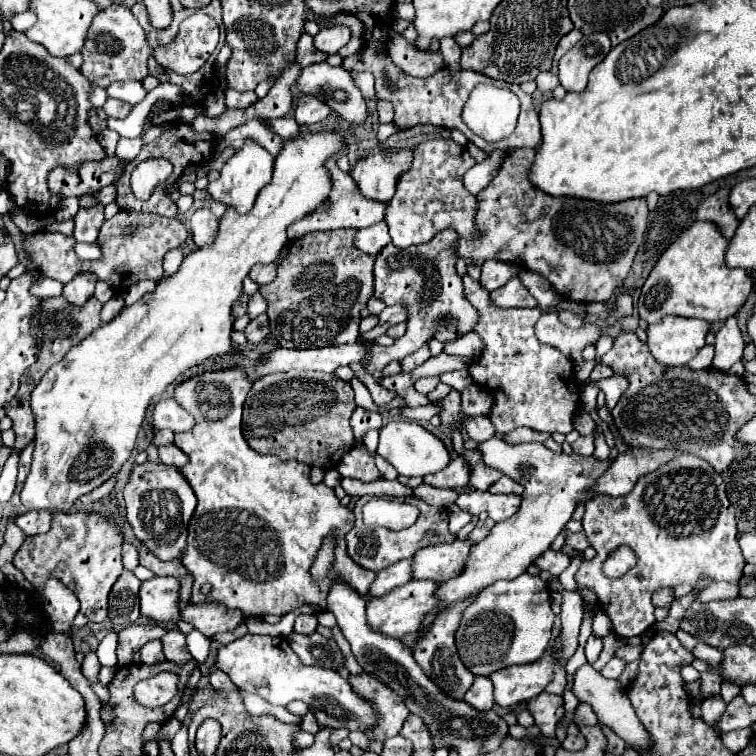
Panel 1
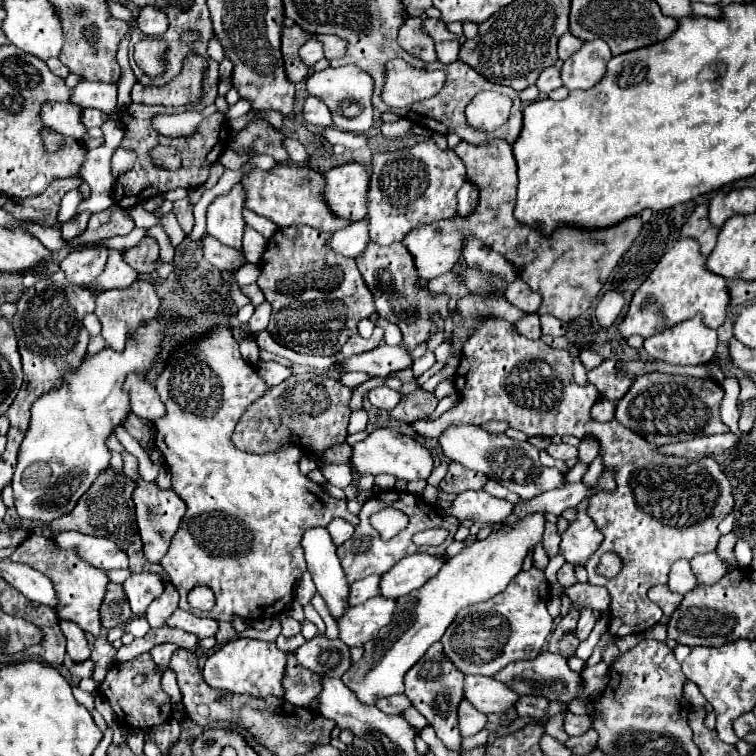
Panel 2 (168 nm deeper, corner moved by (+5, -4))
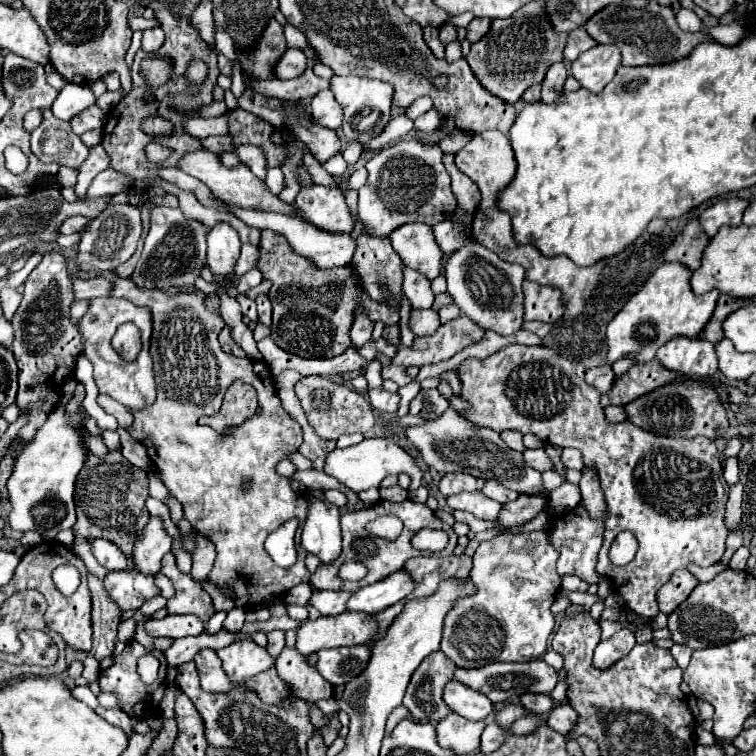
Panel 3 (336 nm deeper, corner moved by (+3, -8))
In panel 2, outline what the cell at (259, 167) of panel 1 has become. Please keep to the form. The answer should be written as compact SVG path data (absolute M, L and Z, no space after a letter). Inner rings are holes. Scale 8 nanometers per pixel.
M233 186L229 194L215 198L207 210L207 234L225 246L241 250L245 228L245 220L241 216L243 208L245 192L241 186Z

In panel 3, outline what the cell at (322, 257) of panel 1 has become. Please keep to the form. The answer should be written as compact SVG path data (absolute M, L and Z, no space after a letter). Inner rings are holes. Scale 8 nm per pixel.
M261 230L257 268L265 280L273 282L269 290L269 300L273 304L271 338L285 352L297 354L301 358L333 358L343 354L351 346L349 326L353 326L357 302L365 302L365 314L369 314L374 322L381 321L386 326L399 323L399 312L371 300L369 294L357 286L357 278L353 278L353 270L349 270L349 266L317 270L309 258L293 254L293 250L289 250L289 242L285 242L281 234Z

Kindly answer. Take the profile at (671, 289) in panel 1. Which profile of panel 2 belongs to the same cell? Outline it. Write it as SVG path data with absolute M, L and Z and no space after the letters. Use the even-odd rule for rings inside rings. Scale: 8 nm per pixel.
M681 238L633 294L625 318L619 322L619 336L625 340L633 334L649 338L693 318L695 314L705 318L707 328L721 326L727 314L727 282L705 268L705 258L699 254L699 246L695 246L691 238Z

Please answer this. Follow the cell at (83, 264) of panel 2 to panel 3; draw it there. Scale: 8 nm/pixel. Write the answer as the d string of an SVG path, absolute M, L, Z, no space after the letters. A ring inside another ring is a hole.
M115 204L105 208L87 228L77 248L75 266L81 272L113 272L121 262L129 260L137 248L137 240L141 236L141 216L139 208L131 204Z

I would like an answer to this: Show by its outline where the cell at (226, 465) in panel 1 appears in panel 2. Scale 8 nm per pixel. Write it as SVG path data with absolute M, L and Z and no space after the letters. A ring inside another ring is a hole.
M215 326L199 338L185 340L177 350L169 354L169 360L157 376L155 388L167 410L163 418L155 420L155 446L165 458L165 464L171 472L173 490L187 504L181 526L175 532L167 554L159 560L163 570L171 576L171 584L181 596L179 608L191 610L187 594L193 586L209 586L217 596L217 604L207 612L207 616L215 620L231 622L235 614L245 620L275 618L289 606L293 586L307 570L304 550L299 546L303 530L311 526L327 526L335 516L341 516L351 524L357 524L359 518L347 510L347 500L331 498L323 486L311 482L299 472L299 446L293 446L289 442L269 454L251 454L231 446L231 432L242 414L259 396L263 396L269 386L257 376L255 366L241 358L239 344L231 336L229 328ZM299 488L301 492L307 490L307 496L301 498ZM267 548L269 554L271 550L275 554L275 558L269 556L269 566Z

